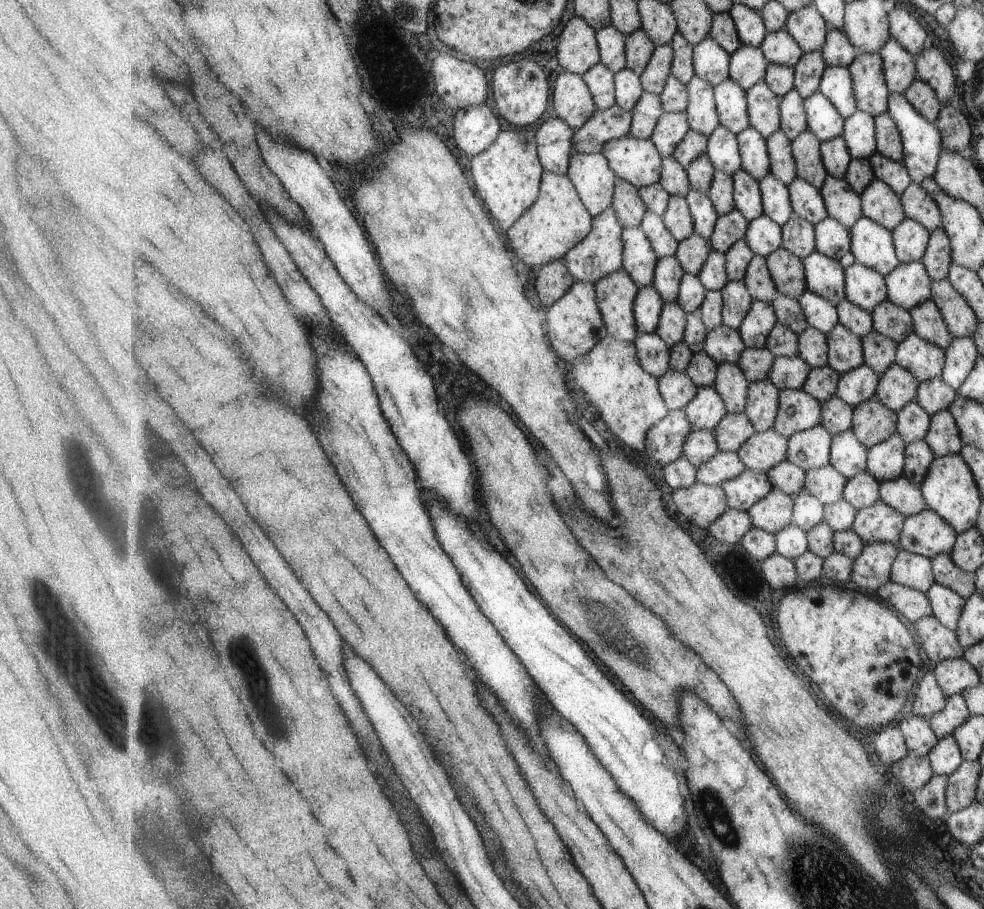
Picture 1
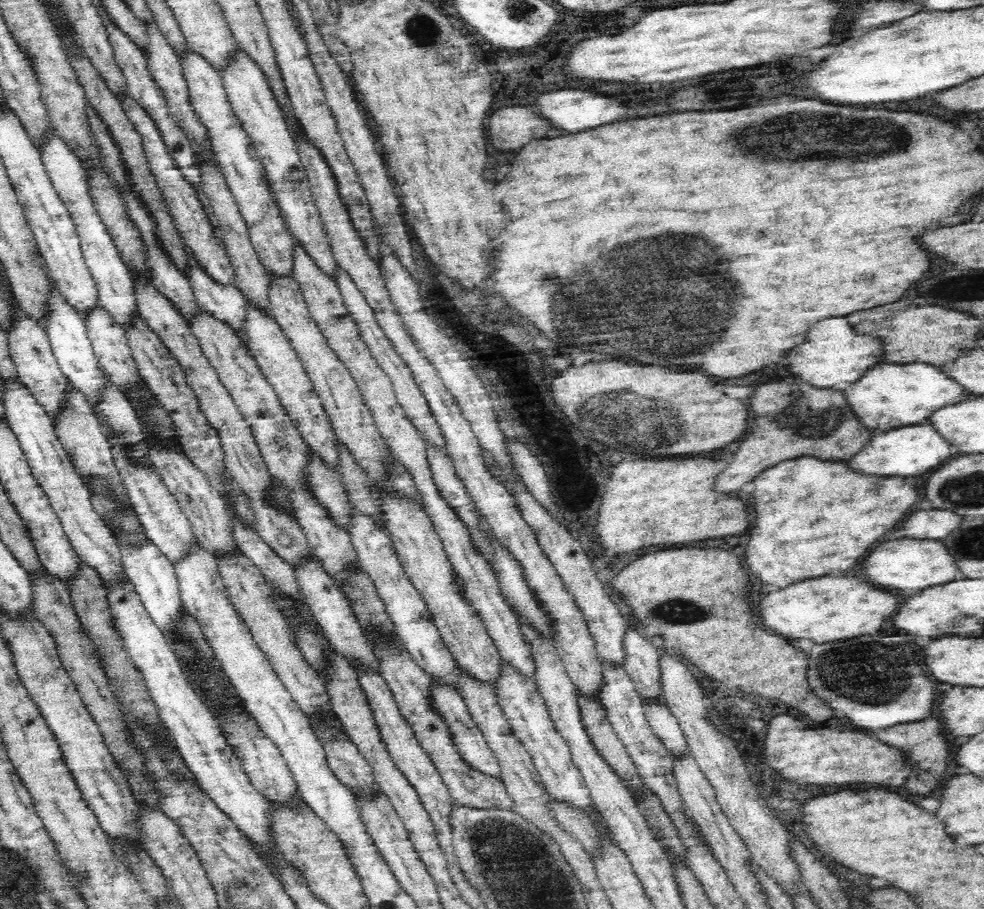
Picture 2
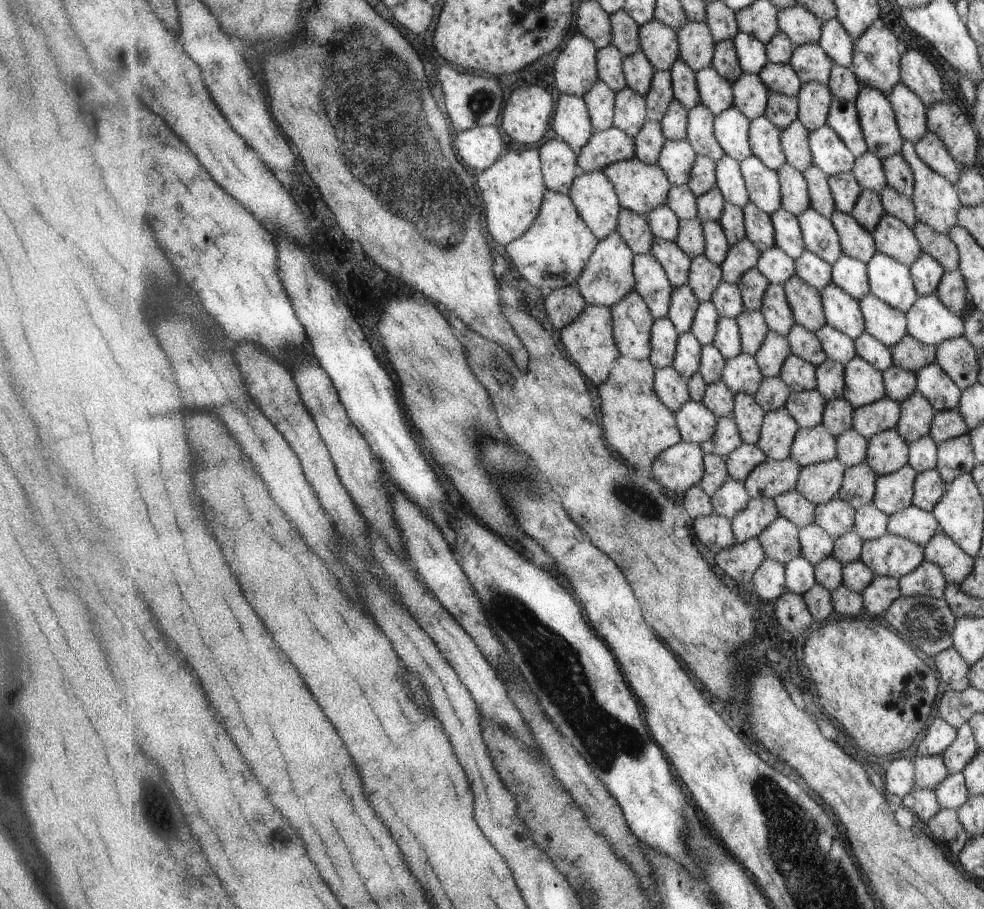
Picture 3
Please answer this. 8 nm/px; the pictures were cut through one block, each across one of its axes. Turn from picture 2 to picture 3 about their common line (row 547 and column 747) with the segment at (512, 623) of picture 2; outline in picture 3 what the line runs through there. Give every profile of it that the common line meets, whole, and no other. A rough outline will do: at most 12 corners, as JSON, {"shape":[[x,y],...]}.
{"shape":[[741,444],[726,459],[731,480],[745,482],[768,460],[759,445]]}

